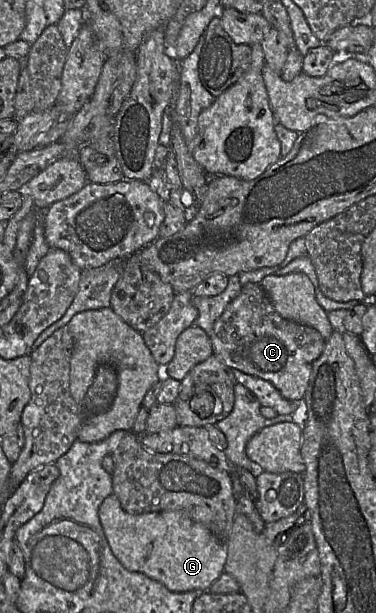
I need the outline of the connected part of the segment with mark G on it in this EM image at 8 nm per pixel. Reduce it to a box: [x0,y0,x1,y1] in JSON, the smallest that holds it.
[98,493,227,591]

